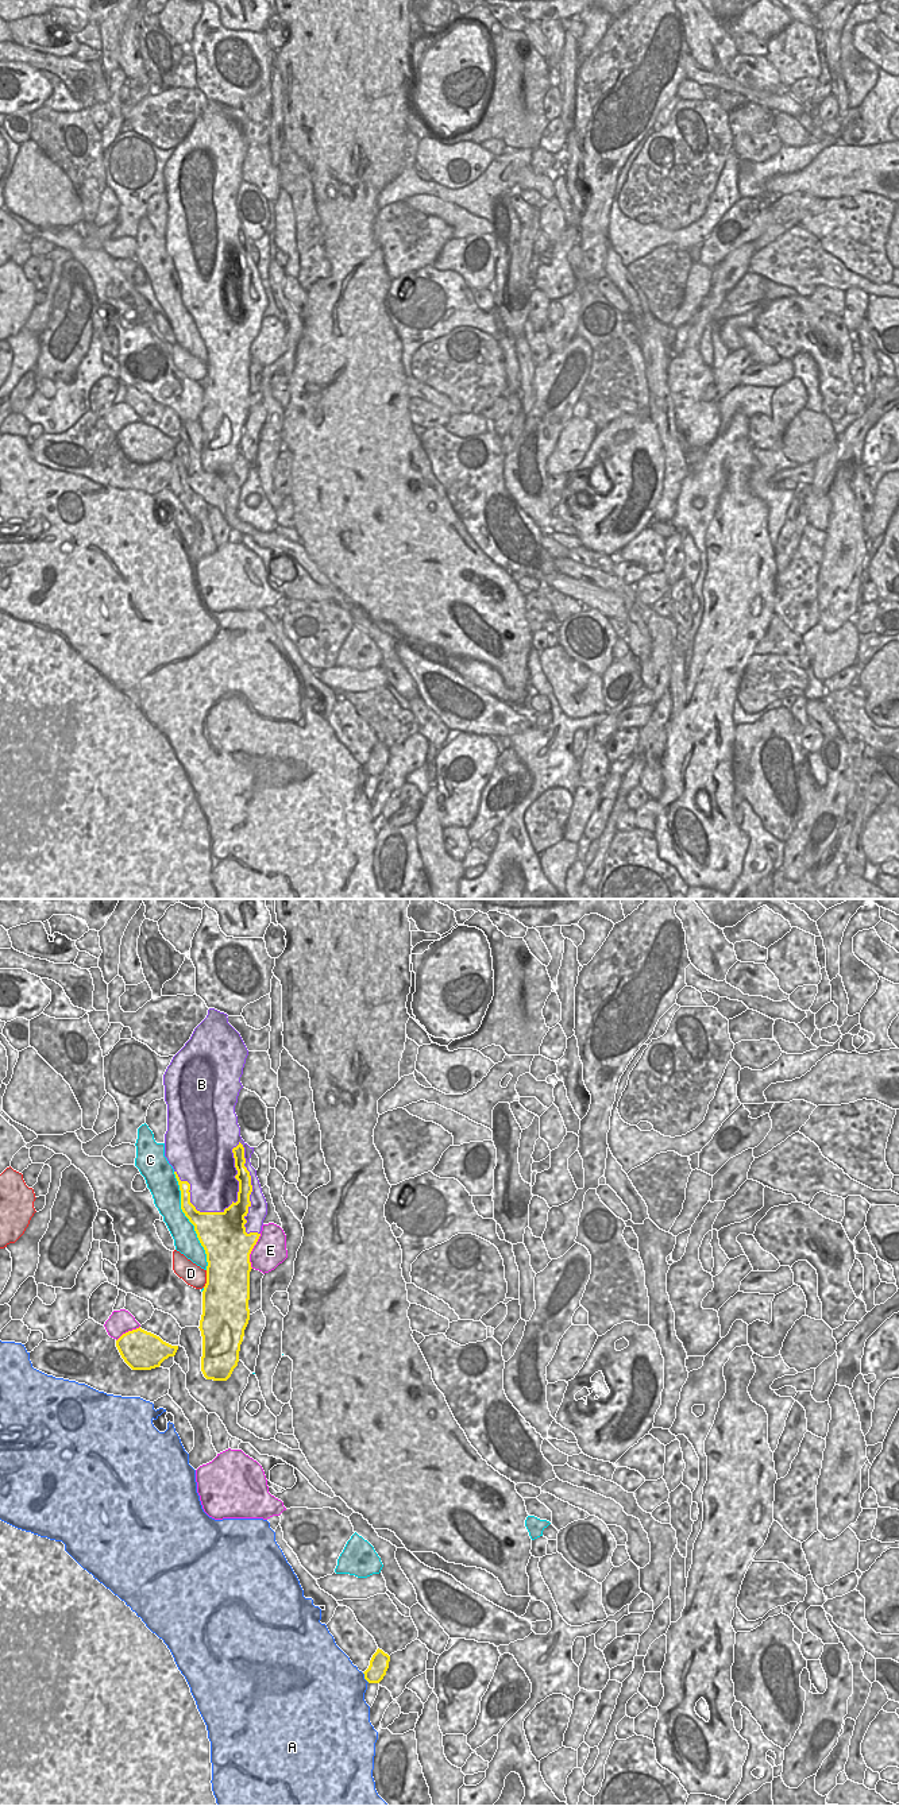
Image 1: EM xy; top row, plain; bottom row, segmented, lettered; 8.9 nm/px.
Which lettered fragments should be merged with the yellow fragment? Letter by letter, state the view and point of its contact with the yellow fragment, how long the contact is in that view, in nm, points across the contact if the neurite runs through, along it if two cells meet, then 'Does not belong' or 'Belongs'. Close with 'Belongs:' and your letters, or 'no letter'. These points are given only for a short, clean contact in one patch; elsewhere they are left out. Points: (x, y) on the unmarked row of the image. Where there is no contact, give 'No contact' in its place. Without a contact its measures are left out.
A: Touches yellow at xy (365, 771). Shared border 120 nm. Does not belong
B: Touches yellow at xy (235, 254). Shared border 950 nm. Belongs
C: Touches yellow at xy (189, 313). Shared border 950 nm. Does not belong
D: Touches yellow at xy (207, 371). Shared border 160 nm. Does not belong
E: Touches yellow at xy (251, 343). Shared border 320 nm. Does not belong
Belongs: B

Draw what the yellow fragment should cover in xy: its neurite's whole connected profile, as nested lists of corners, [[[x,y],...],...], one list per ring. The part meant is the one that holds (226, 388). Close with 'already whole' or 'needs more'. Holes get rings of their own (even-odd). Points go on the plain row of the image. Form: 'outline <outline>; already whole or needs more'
outline [[[209,101],[207,111],[194,121],[190,132],[173,150],[170,158],[167,159],[163,167],[165,194],[167,197],[167,224],[165,227],[165,250],[167,251],[169,256],[173,259],[175,271],[180,278],[181,302],[185,306],[185,309],[189,312],[189,314],[194,319],[194,324],[197,327],[201,339],[205,343],[207,355],[208,355],[207,377],[202,383],[202,408],[198,421],[202,429],[201,464],[207,472],[213,472],[213,474],[227,474],[239,455],[240,437],[243,435],[244,422],[250,413],[250,402],[248,402],[250,364],[252,362],[250,355],[250,347],[261,329],[263,313],[267,308],[267,296],[262,286],[262,281],[256,270],[256,263],[251,259],[250,255],[251,247],[254,246],[254,240],[250,240],[242,232],[240,220],[238,217],[238,209],[235,207],[238,189],[240,182],[243,181],[240,170],[243,167],[243,161],[246,157],[246,151],[248,148],[248,143],[240,127],[228,116],[227,109],[228,108],[224,105],[220,105],[215,101]]]; needs more

